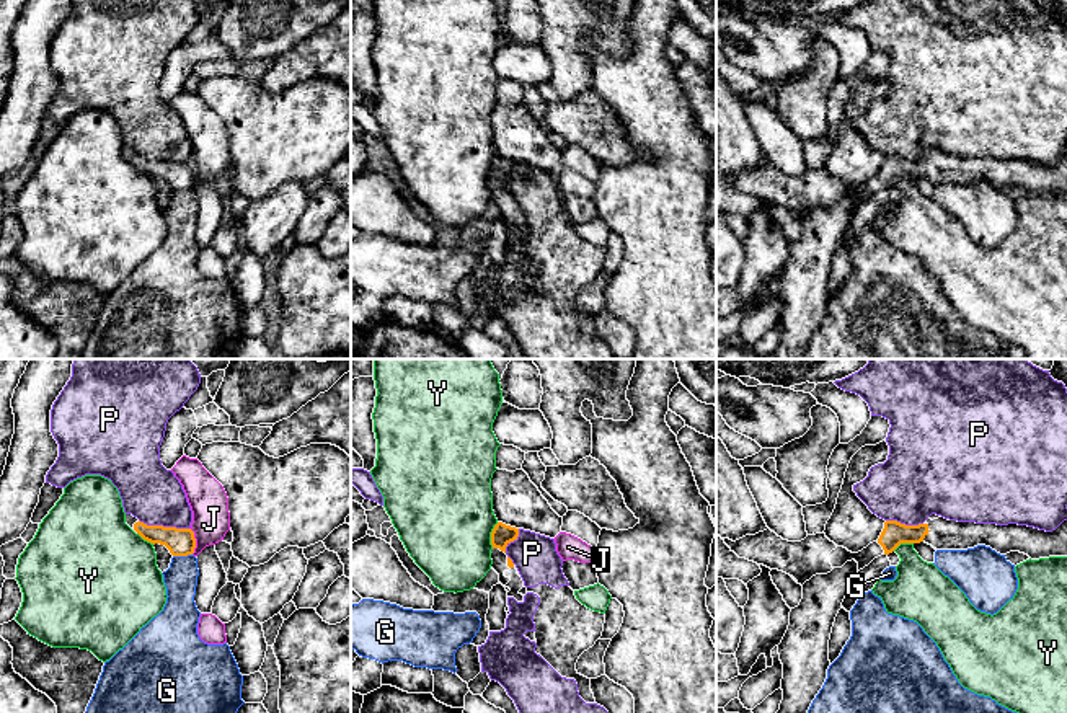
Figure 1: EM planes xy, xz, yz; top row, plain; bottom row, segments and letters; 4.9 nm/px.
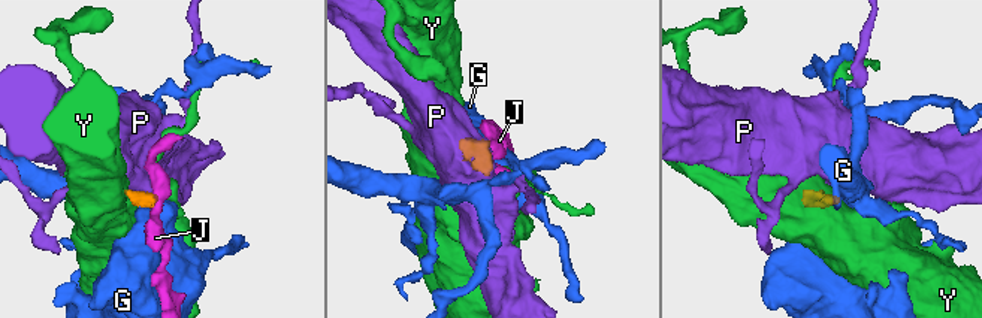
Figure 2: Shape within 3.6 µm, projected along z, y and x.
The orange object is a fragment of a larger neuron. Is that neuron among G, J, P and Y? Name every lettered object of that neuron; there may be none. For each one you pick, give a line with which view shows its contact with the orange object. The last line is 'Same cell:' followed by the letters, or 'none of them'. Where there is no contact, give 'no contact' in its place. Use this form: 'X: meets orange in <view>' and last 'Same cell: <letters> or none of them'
Same cell: none of them

